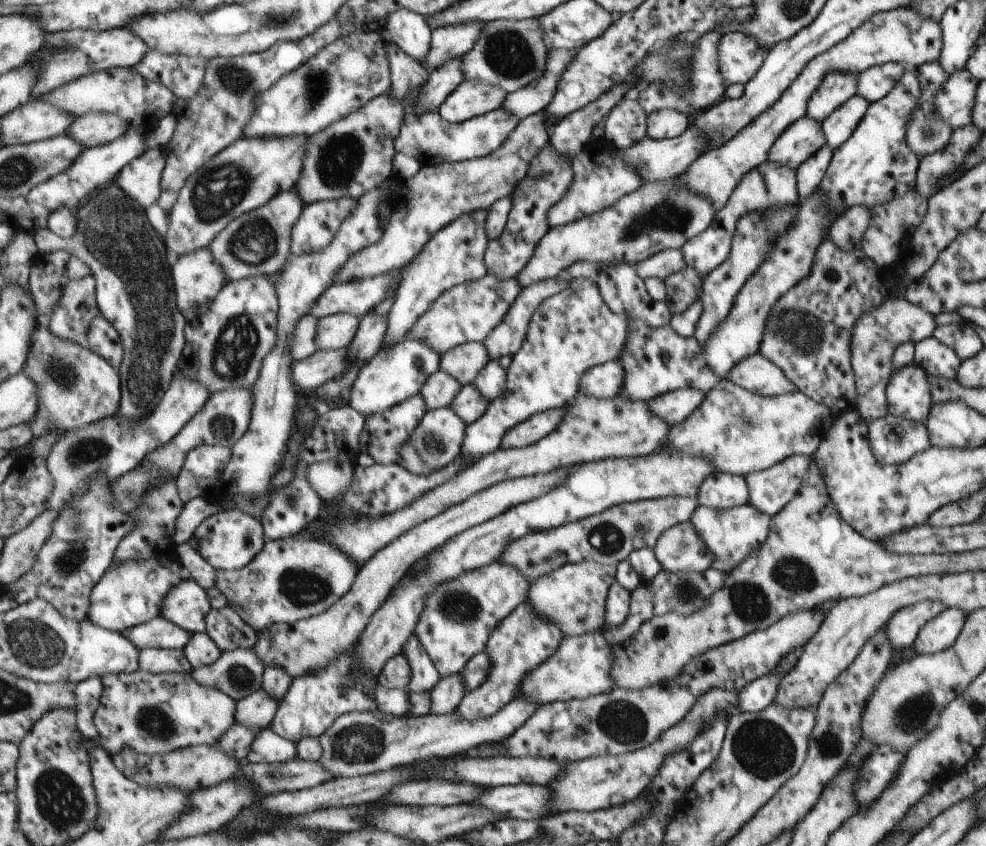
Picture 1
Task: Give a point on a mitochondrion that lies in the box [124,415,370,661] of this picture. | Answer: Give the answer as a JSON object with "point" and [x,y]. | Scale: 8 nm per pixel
{"point":[300,586]}

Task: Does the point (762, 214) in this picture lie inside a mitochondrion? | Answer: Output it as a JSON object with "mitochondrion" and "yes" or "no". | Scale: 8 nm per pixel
{"mitochondrion":"no"}

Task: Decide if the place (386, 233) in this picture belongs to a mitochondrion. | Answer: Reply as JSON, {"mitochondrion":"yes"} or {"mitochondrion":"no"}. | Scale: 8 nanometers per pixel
{"mitochondrion":"no"}

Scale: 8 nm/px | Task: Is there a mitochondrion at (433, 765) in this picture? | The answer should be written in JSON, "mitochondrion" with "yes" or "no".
{"mitochondrion":"no"}

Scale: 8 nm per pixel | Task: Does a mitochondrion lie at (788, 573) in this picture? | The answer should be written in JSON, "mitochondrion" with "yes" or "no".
{"mitochondrion":"yes"}

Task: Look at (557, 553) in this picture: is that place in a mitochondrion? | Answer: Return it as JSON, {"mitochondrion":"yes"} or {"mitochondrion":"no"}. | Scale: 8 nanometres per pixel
{"mitochondrion":"yes"}

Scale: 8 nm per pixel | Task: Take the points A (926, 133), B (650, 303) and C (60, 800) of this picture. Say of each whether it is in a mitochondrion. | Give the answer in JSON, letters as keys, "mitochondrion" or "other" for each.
{"A":"mitochondrion","B":"other","C":"mitochondrion"}

